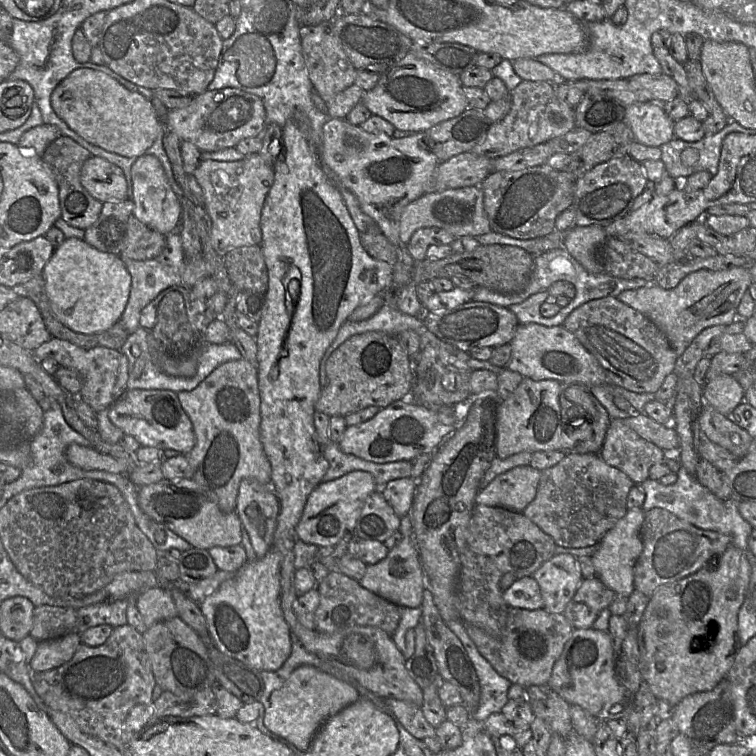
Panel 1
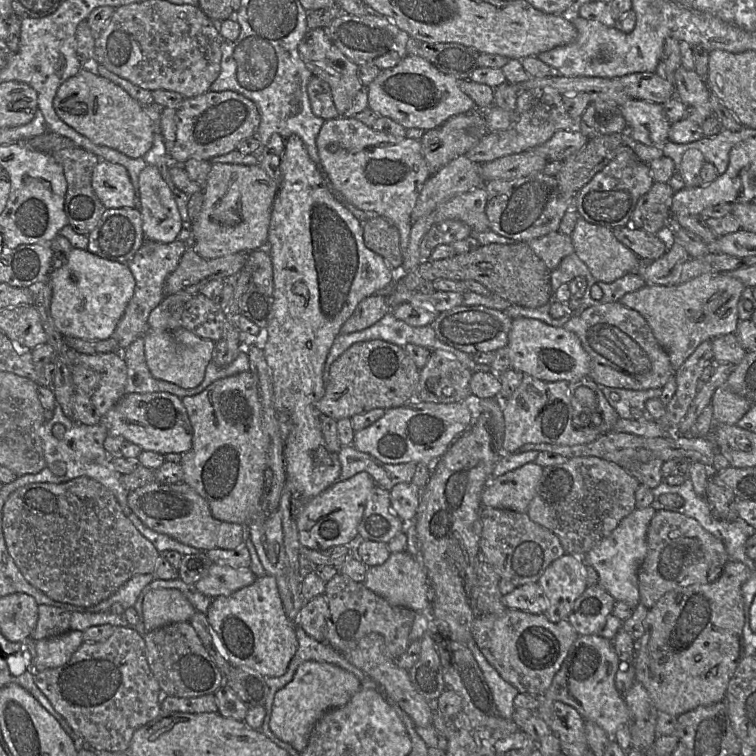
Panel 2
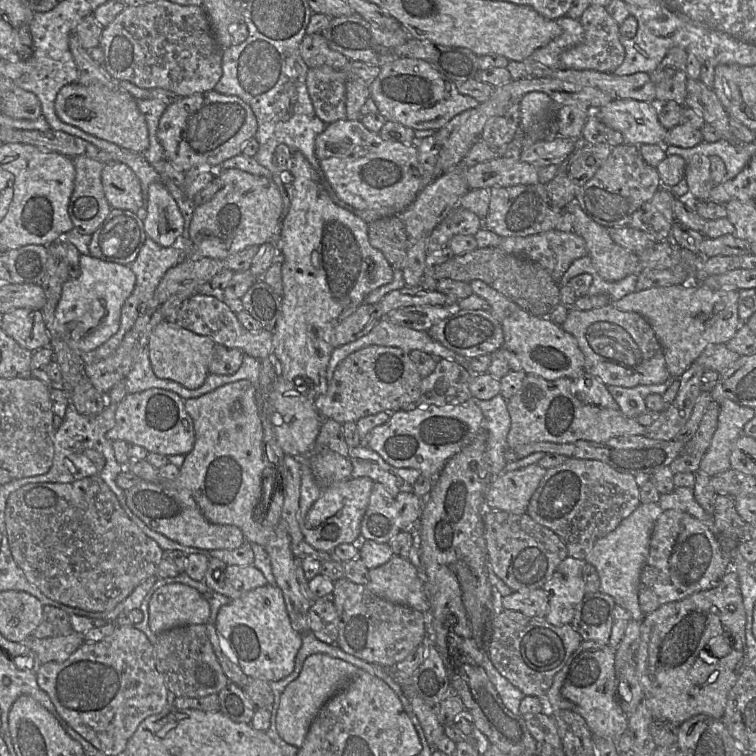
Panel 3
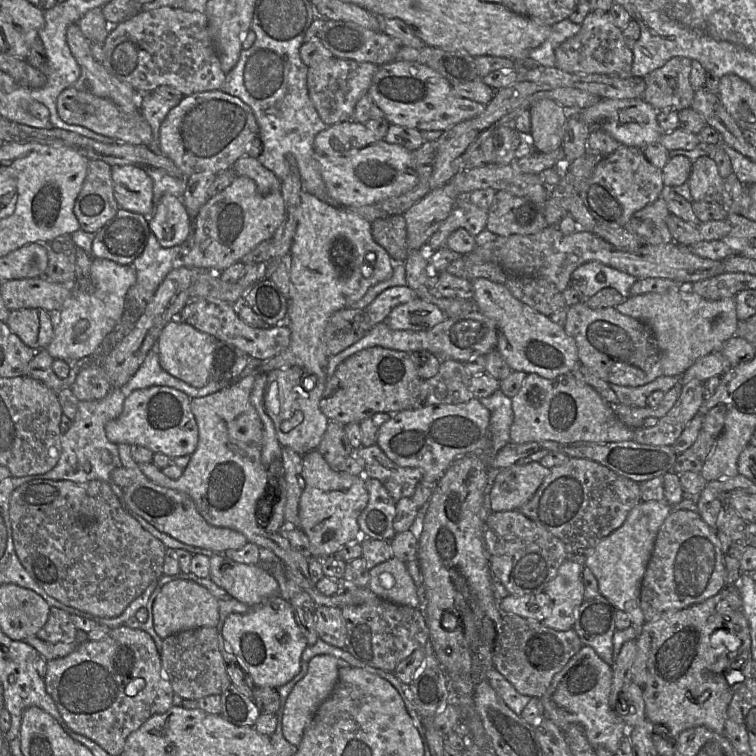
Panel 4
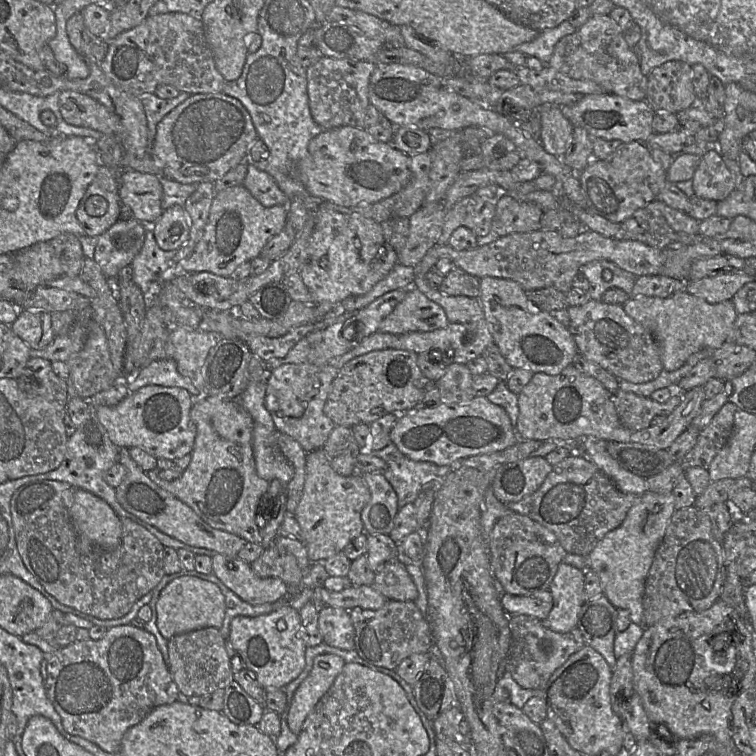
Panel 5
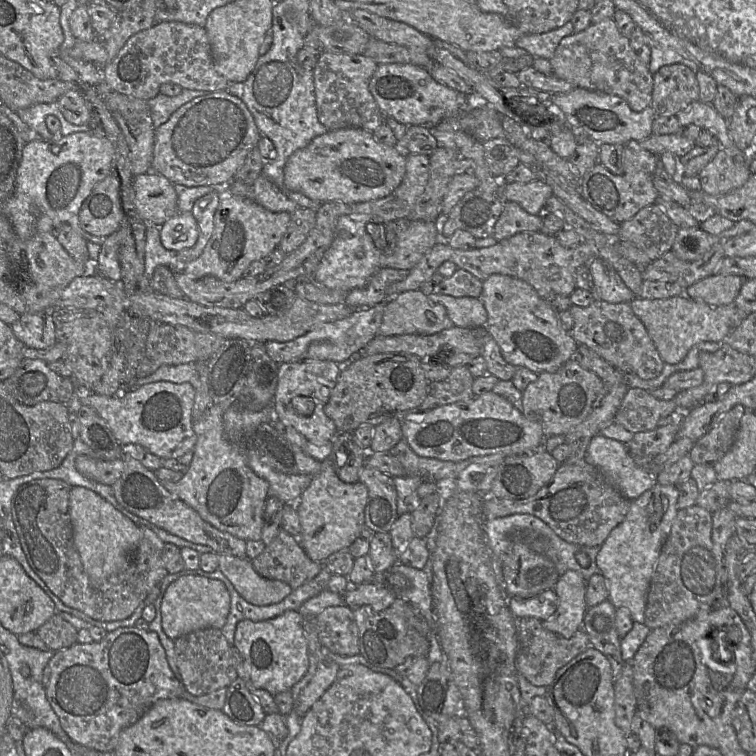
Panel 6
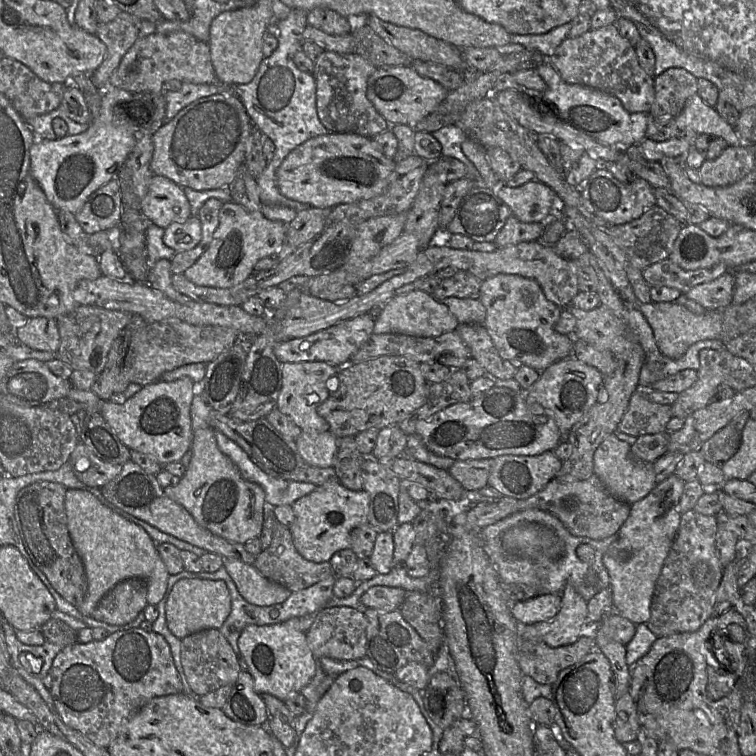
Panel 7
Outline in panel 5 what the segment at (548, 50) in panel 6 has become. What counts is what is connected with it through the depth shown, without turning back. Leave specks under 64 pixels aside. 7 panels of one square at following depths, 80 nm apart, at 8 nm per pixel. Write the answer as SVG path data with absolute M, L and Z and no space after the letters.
M569 20L562 22L560 25L546 29L538 34L538 36L518 46L518 50L527 56L533 56L548 65L556 44L565 36L575 33L577 30Z

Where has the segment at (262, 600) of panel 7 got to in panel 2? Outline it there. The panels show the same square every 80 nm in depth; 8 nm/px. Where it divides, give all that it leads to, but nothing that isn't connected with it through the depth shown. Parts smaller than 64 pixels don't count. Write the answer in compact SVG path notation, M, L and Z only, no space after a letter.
M212 563L208 572L194 586L200 593L214 598L228 596L252 584L256 578L250 567L232 568L228 565Z

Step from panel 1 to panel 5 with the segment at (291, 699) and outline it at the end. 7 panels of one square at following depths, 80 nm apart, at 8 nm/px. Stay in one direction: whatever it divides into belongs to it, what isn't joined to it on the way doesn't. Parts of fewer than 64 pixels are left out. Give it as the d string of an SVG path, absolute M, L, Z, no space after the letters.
M319 654L314 658L309 675L296 689L287 713L291 732L299 735L308 714L321 697L329 690L345 661L334 654Z

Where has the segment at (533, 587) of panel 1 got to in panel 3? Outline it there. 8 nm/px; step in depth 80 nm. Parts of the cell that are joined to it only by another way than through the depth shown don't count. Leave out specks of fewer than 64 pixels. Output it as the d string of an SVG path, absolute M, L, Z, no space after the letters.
M543 589L515 591L501 598L499 609L513 610L543 619L548 613L548 596Z

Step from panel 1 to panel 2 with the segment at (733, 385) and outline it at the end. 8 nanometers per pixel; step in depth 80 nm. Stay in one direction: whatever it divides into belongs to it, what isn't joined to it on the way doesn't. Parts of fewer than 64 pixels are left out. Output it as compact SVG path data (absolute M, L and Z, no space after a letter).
M727 385L718 387L711 399L714 428L718 425L736 425L749 411L752 403L734 393Z

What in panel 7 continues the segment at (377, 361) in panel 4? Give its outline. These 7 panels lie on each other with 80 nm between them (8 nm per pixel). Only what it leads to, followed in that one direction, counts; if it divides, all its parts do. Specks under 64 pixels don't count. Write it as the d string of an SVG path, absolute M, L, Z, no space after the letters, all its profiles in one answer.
M379 356L354 363L346 369L341 369L336 378L337 390L335 386L335 392L332 392L317 408L317 413L326 420L329 431L337 439L354 437L364 430L380 430L387 426L398 425L428 399L429 383L421 373L420 363L404 356Z

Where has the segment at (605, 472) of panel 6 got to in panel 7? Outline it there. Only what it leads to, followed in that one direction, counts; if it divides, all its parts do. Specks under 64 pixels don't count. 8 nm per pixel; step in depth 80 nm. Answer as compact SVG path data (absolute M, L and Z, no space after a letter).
M614 434L608 436L594 453L594 474L600 479L607 491L619 500L632 505L647 496L657 485L652 463L635 459L630 445L620 441Z

